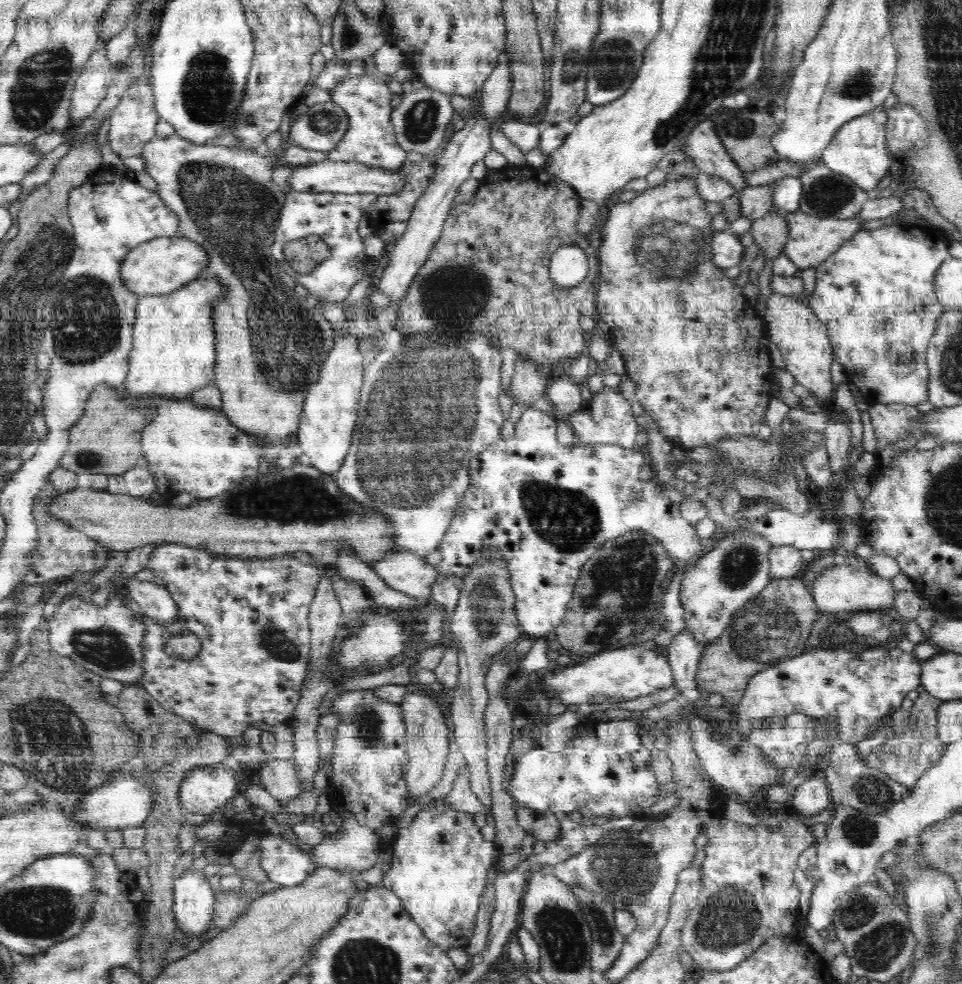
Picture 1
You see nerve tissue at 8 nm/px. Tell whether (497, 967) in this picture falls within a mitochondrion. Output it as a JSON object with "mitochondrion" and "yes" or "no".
{"mitochondrion":"no"}

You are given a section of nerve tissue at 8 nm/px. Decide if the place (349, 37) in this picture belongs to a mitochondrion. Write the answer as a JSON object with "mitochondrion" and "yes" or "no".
{"mitochondrion":"yes"}

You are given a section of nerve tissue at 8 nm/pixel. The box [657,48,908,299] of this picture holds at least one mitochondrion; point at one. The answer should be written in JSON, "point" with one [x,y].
{"point":[829,194]}

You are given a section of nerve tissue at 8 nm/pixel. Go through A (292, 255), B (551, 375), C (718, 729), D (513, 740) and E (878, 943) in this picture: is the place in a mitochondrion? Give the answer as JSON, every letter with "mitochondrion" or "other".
{"A":"mitochondrion","B":"other","C":"mitochondrion","D":"other","E":"mitochondrion"}

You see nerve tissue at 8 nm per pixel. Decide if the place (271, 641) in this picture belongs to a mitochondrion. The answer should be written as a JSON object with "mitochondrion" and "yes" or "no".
{"mitochondrion":"yes"}

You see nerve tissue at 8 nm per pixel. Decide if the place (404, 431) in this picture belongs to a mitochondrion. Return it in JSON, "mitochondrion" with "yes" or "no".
{"mitochondrion":"yes"}

